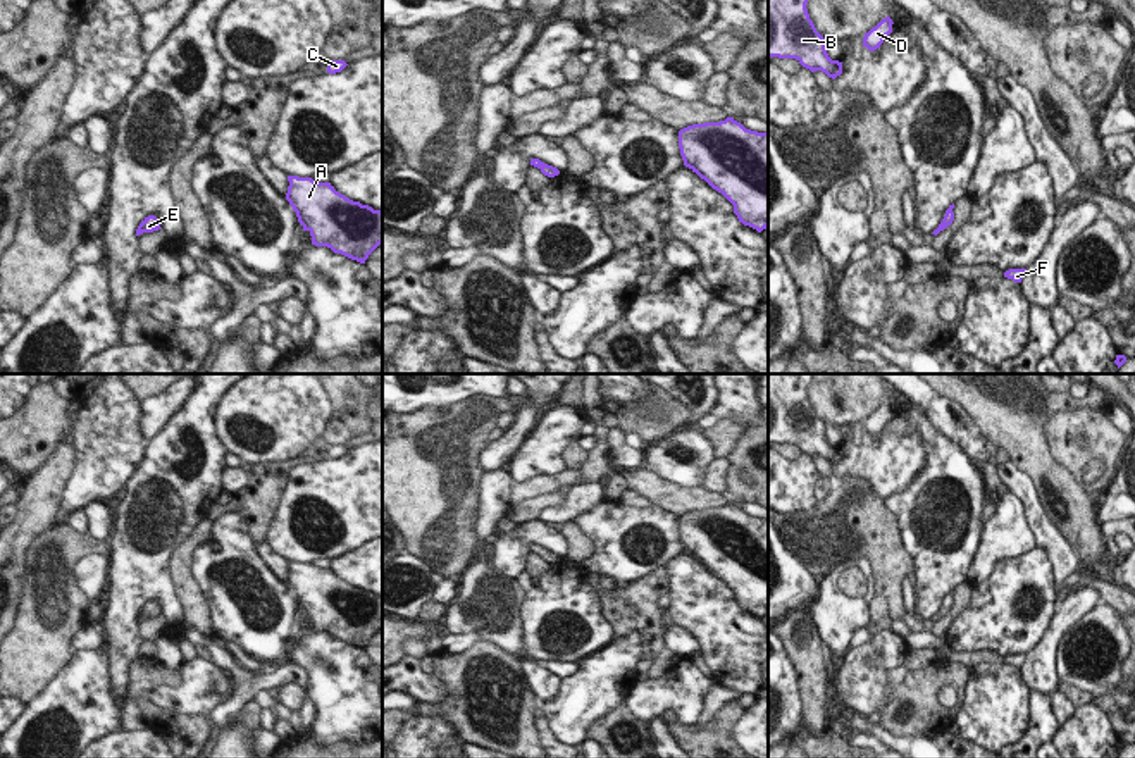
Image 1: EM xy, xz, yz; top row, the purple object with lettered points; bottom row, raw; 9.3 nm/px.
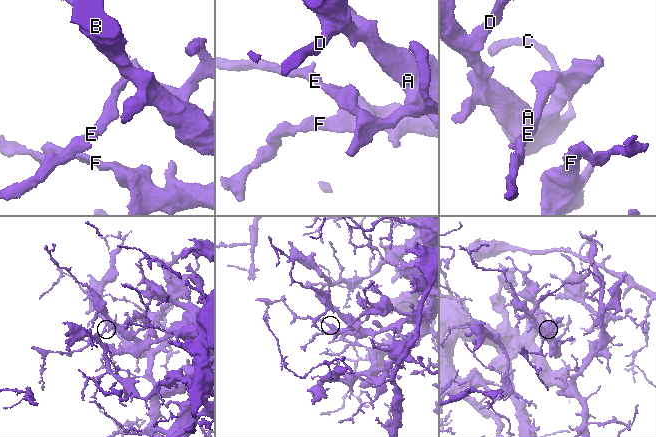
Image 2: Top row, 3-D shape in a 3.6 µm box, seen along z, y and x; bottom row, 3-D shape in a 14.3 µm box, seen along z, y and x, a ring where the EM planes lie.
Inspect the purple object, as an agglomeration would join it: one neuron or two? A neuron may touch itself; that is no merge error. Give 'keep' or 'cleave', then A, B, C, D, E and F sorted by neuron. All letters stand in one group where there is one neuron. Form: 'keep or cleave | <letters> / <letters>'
keep | A B C D E F

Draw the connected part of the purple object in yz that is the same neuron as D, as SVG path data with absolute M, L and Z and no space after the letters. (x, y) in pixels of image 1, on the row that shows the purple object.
M889 16L882 19L875 28L865 33L863 47L866 47L870 52L880 48L884 40L892 33L892 24L894 22Z

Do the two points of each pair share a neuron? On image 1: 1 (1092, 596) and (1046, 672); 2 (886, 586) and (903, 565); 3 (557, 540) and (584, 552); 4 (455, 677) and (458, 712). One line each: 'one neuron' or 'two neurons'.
1: one neuron
2: one neuron
3: two neurons
4: one neuron

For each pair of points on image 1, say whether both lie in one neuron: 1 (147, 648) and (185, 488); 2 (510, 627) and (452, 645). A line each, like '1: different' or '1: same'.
1: different
2: different

